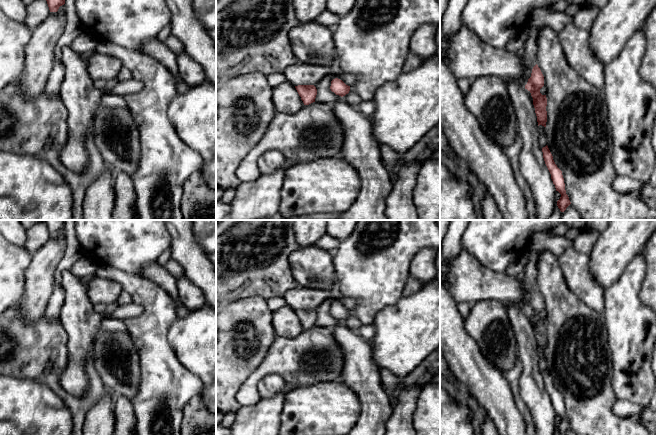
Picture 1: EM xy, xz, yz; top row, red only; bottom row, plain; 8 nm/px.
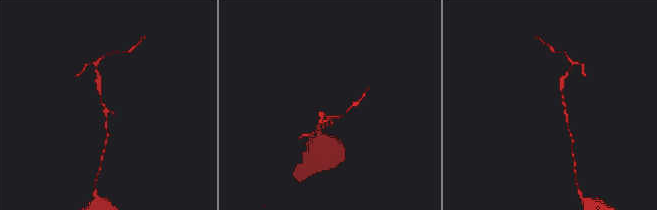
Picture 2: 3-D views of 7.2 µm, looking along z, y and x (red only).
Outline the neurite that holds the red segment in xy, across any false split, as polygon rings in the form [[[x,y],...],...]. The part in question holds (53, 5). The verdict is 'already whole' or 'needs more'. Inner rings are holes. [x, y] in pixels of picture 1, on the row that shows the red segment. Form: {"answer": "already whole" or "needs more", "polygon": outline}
{"answer": "needs more", "polygon": [[[46,0],[50,12],[57,12],[59,7],[65,6],[66,26],[63,34],[59,38],[54,54],[54,60],[61,63],[62,51],[69,49],[72,42],[79,36],[83,29],[76,14],[75,0]]]}

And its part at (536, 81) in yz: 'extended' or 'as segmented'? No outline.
extended

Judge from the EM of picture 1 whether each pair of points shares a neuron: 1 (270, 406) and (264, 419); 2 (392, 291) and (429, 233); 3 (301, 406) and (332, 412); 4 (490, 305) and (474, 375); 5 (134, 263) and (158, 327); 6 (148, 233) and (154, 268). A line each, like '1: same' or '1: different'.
1: same
2: same
3: same
4: different
5: different
6: different

